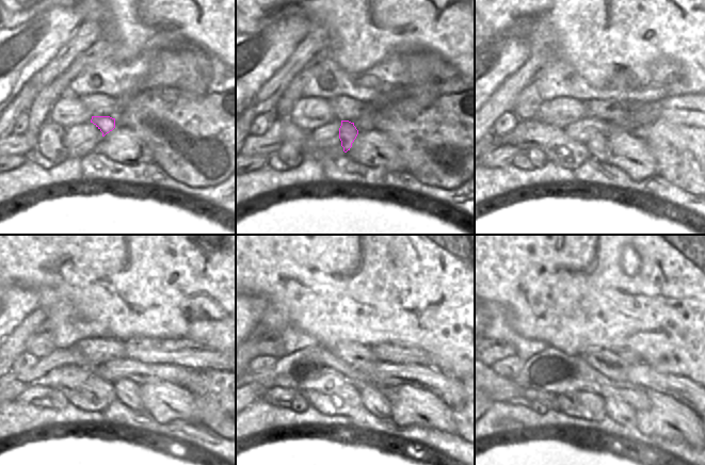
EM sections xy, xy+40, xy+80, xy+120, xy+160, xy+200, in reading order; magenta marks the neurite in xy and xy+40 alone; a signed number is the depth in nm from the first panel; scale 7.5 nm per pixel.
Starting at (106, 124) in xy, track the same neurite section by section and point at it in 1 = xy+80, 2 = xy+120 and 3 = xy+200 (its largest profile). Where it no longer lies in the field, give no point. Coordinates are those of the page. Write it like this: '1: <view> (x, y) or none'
1: xy+80 (597, 146)
2: xy+120 (127, 391)
3: xy+200 (619, 411)

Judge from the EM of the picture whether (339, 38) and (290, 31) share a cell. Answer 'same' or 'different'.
different

